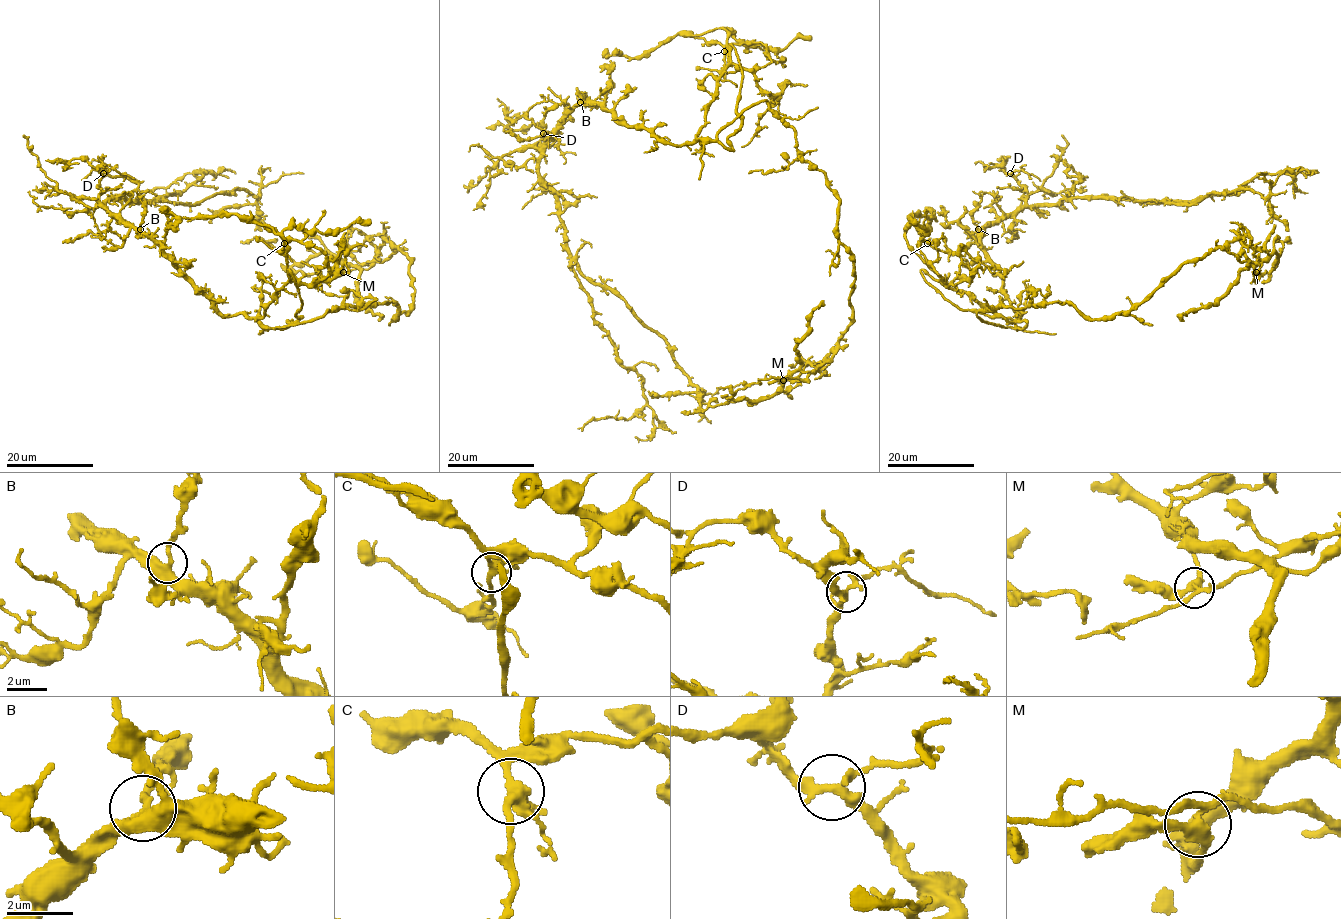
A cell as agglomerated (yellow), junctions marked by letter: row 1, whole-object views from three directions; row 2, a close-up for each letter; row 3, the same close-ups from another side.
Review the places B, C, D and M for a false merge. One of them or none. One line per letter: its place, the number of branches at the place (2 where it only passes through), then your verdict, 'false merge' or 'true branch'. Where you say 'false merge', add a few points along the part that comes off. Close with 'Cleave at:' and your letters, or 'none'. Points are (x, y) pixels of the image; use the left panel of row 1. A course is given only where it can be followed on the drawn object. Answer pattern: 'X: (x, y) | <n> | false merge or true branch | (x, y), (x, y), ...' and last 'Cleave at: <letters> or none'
B: (140, 229) | 4 | true branch
C: (284, 243) | 4 | true branch
D: (103, 173) | 4 | true branch
M: (343, 272) | 4 | false merge | (342, 272), (342, 264), (334, 255), (312, 255), (304, 261), (296, 262), (259, 237), (240, 241)
Cleave at: M

